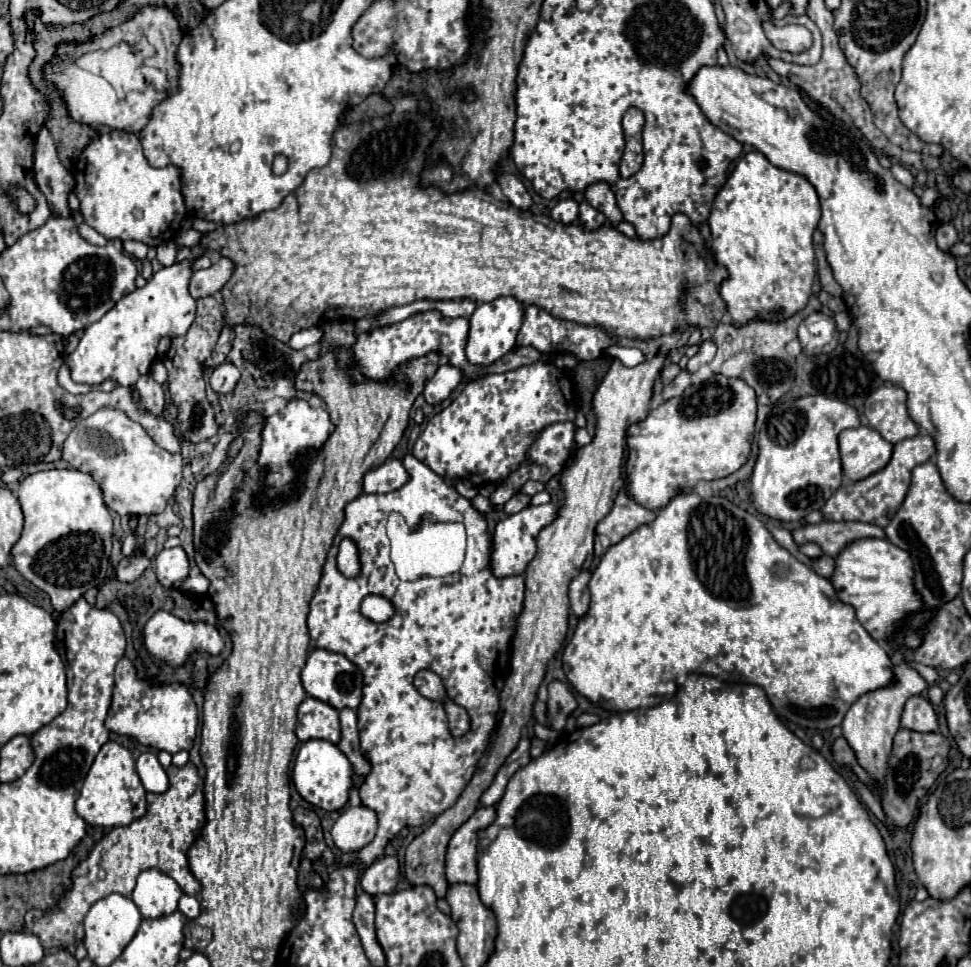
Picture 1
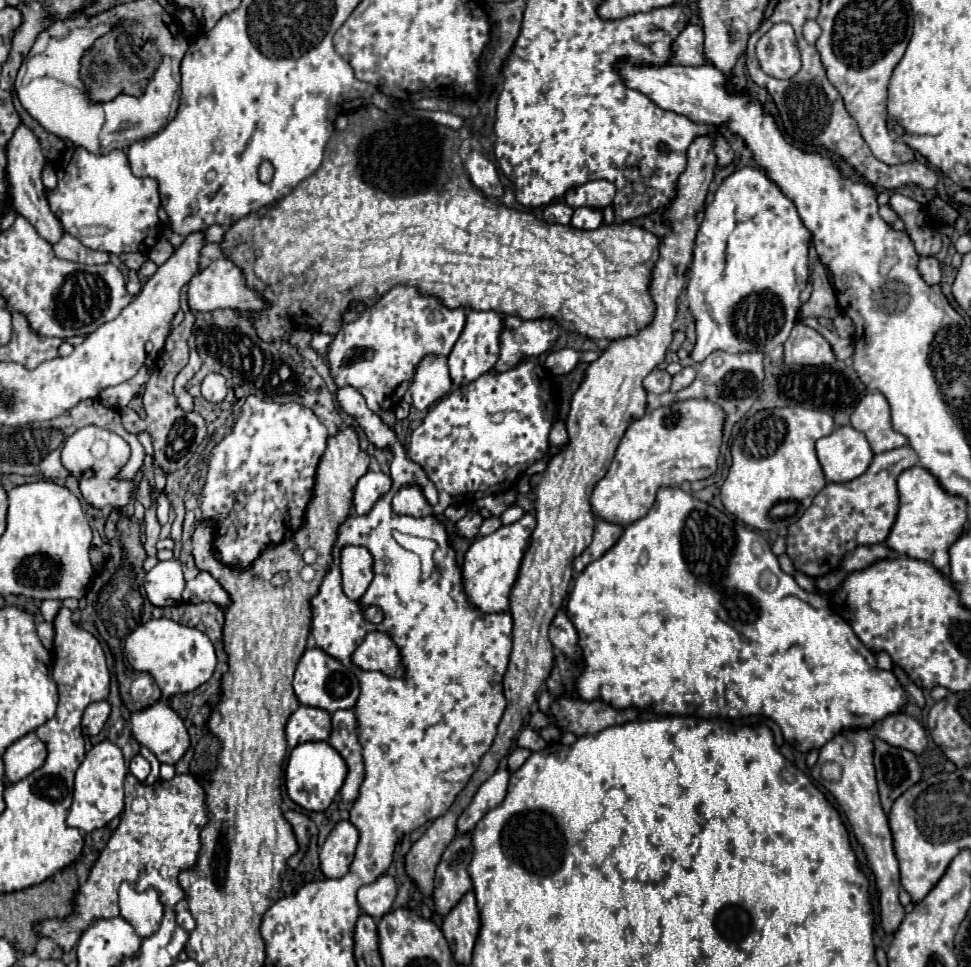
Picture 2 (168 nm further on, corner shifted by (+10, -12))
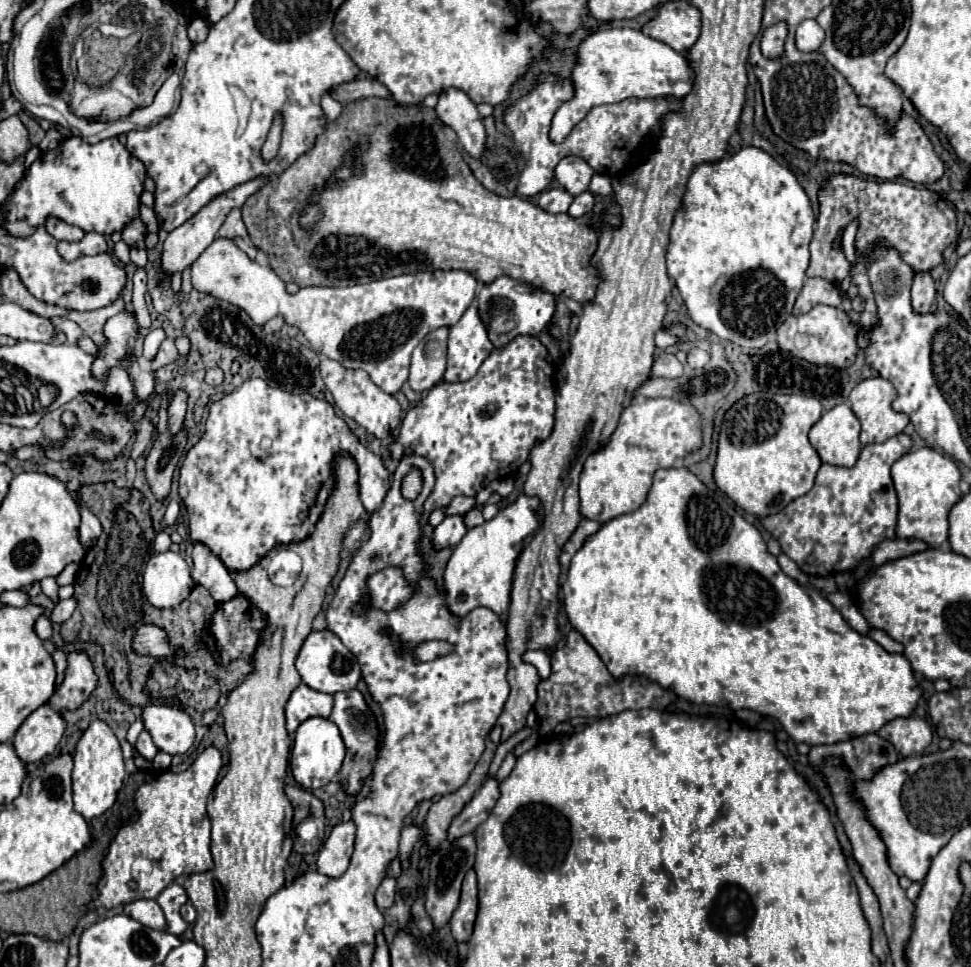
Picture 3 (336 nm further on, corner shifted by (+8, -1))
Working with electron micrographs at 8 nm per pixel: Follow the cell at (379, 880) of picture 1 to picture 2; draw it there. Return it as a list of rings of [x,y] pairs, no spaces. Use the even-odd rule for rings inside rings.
[[[383,874],[373,884],[365,884],[359,888],[357,902],[365,914],[379,920],[391,910],[395,894],[397,894],[397,888],[395,888],[393,876]]]

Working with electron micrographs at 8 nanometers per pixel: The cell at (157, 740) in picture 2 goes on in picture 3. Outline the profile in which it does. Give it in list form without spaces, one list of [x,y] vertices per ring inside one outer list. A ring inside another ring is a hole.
[[[147,705],[143,709],[143,723],[153,737],[153,743],[169,755],[185,753],[195,741],[193,721],[181,709]]]

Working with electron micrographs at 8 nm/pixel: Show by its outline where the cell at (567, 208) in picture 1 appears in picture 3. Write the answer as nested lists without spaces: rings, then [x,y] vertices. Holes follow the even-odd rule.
[[[547,189],[539,195],[539,207],[549,213],[567,213],[569,205],[573,201],[573,195],[569,195],[565,189]]]

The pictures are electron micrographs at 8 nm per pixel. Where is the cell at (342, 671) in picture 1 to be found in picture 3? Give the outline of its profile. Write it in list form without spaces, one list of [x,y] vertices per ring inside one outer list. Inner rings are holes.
[[[327,629],[311,631],[303,641],[303,647],[297,655],[297,671],[305,685],[321,693],[339,693],[355,689],[357,681],[361,679],[361,669],[357,657],[339,641],[339,637]]]

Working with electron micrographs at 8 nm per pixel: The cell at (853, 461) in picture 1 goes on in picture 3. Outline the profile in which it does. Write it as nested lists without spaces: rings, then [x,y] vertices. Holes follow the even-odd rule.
[[[835,405],[811,427],[809,441],[823,463],[851,467],[861,453],[859,419],[849,405]]]

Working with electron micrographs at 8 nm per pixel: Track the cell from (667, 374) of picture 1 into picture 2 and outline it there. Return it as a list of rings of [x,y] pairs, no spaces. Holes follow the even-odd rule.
[[[655,368],[645,380],[643,380],[643,386],[649,394],[663,394],[669,390],[669,384],[671,384],[671,376],[665,372],[665,370],[659,370]]]

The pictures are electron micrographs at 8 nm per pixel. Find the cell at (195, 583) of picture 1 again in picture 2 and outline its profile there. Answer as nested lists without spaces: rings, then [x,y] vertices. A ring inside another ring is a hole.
[[[199,572],[197,578],[187,582],[185,592],[183,592],[183,602],[191,602],[191,604],[215,602],[221,608],[227,608],[229,596],[227,596],[227,592],[219,586],[219,582],[211,574]]]

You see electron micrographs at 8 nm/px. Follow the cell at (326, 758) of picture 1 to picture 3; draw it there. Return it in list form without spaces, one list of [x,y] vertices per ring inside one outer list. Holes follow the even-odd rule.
[[[309,717],[299,725],[295,731],[295,741],[291,749],[291,771],[295,781],[309,789],[315,791],[319,787],[325,787],[341,769],[345,757],[345,745],[343,739],[339,737],[339,729],[335,729],[335,723],[331,723],[325,717]]]

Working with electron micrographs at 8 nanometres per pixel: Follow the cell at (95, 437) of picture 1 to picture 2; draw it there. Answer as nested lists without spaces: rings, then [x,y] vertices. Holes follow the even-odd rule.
[[[97,426],[79,428],[75,434],[71,434],[65,440],[63,450],[61,450],[63,466],[69,470],[69,474],[73,478],[79,480],[79,488],[81,488],[81,494],[83,494],[85,502],[91,504],[97,510],[101,510],[101,508],[123,510],[129,504],[129,500],[131,500],[133,492],[137,490],[137,486],[135,486],[133,480],[117,478],[121,468],[127,464],[129,456],[131,456],[131,448],[121,436],[117,436],[115,432],[109,432],[105,428],[97,428]],[[87,470],[93,472],[91,478],[83,476]]]

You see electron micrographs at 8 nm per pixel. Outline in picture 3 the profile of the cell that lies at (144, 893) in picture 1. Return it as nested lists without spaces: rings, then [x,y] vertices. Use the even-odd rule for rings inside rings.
[[[137,899],[129,905],[125,905],[125,913],[129,917],[133,917],[135,921],[143,923],[145,927],[151,927],[151,929],[157,929],[157,931],[163,931],[167,927],[167,921],[165,921],[165,915],[161,911],[161,907],[157,905],[157,901],[151,901],[151,899]]]

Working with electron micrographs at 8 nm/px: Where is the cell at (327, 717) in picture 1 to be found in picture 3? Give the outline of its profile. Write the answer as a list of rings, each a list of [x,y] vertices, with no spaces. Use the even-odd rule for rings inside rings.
[[[301,683],[289,697],[285,705],[287,715],[287,731],[295,733],[295,729],[309,717],[329,717],[333,707],[333,695],[315,691]]]

